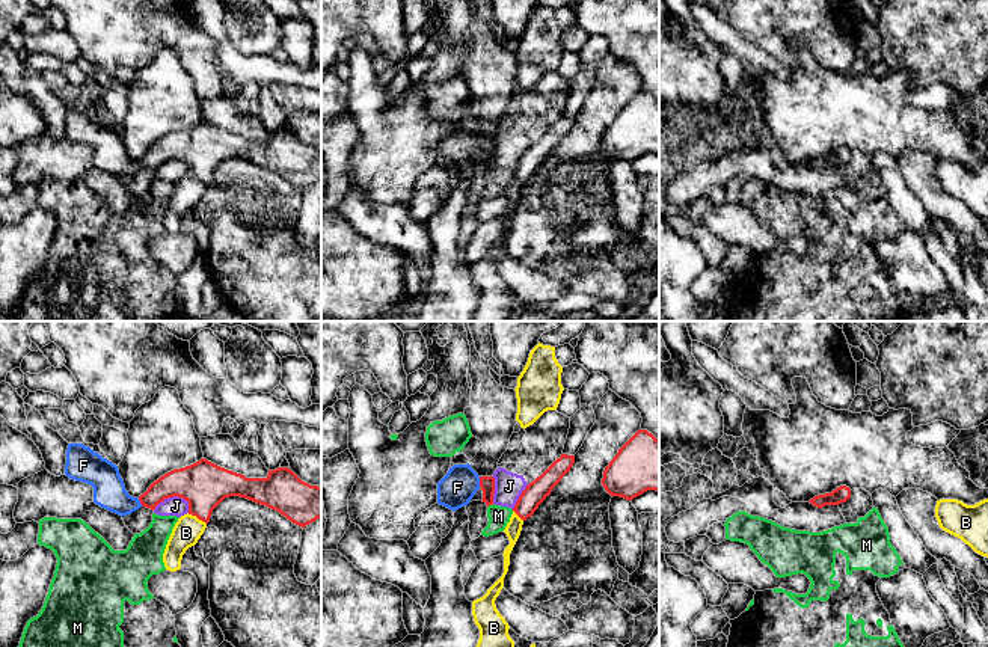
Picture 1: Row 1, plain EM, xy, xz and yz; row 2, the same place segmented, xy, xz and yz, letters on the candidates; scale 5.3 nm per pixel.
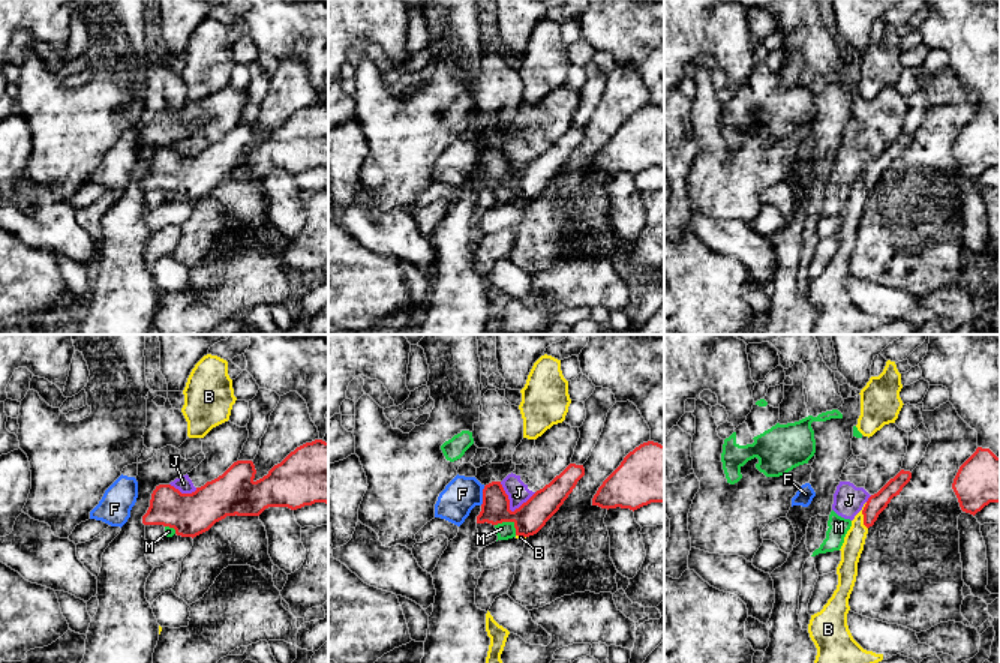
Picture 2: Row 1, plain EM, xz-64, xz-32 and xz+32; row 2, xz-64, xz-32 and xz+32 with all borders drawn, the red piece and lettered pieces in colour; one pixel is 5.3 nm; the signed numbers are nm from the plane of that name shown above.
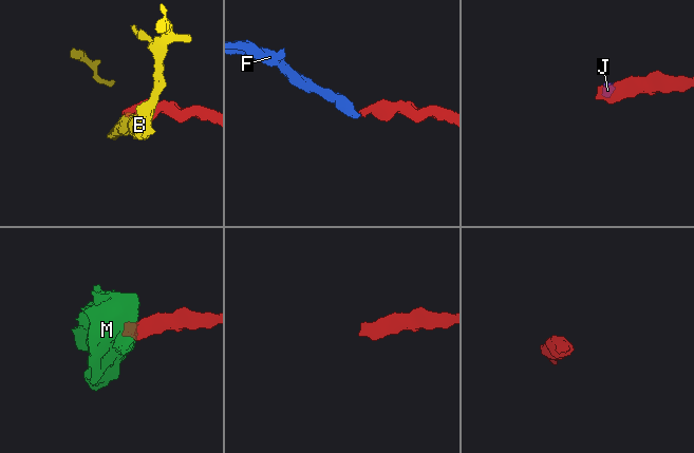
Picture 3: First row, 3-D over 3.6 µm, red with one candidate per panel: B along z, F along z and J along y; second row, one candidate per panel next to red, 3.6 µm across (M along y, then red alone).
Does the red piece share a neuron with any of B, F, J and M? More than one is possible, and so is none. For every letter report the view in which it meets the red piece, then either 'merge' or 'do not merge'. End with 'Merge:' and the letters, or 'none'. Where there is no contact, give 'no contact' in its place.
B: meets red in xy; do not merge
F: meets red in xz; merge
J: meets red in xy; do not merge
M: meets red in xz; do not merge
Merge: F

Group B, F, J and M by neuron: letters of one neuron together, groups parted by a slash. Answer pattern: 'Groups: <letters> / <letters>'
Groups: B / F / J M

